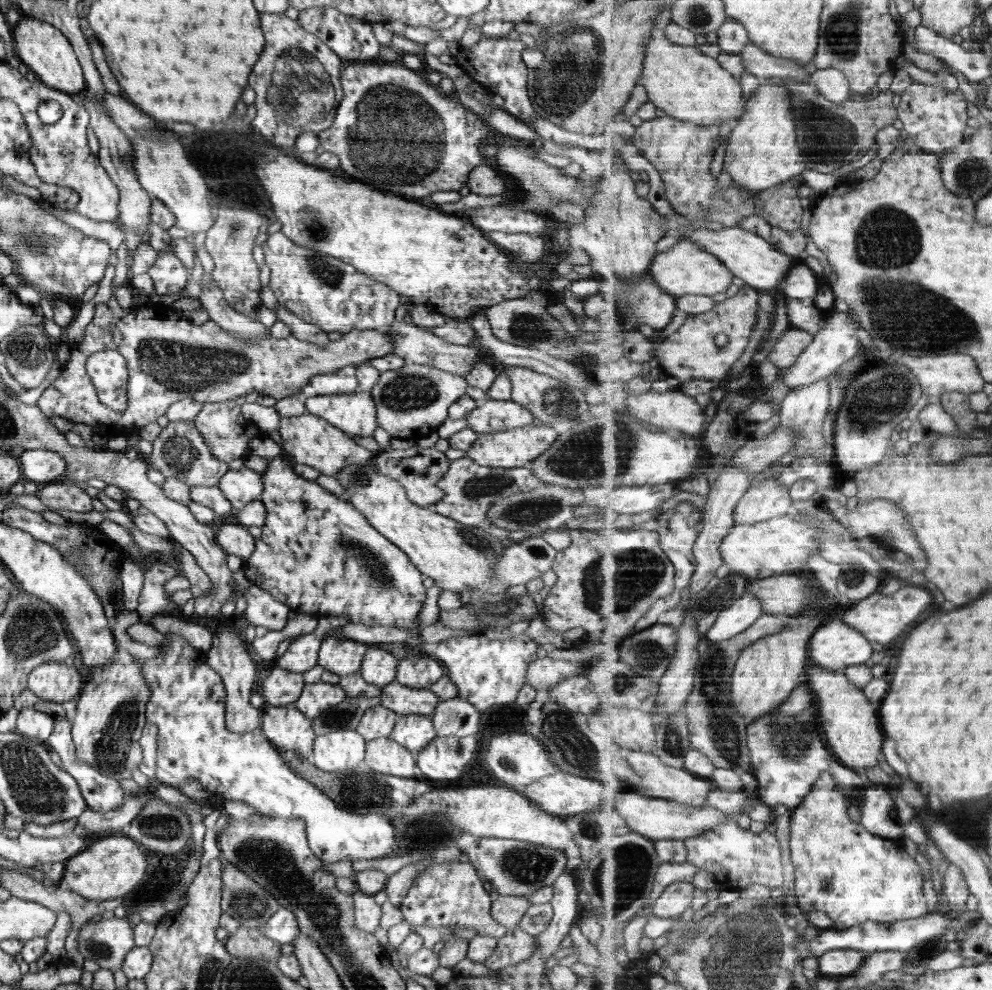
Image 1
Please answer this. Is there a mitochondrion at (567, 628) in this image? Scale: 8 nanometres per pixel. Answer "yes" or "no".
no

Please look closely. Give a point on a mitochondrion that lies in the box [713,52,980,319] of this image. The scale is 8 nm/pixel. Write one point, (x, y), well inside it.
(819, 125)

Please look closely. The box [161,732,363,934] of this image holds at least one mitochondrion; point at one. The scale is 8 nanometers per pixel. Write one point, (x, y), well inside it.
(242, 900)

